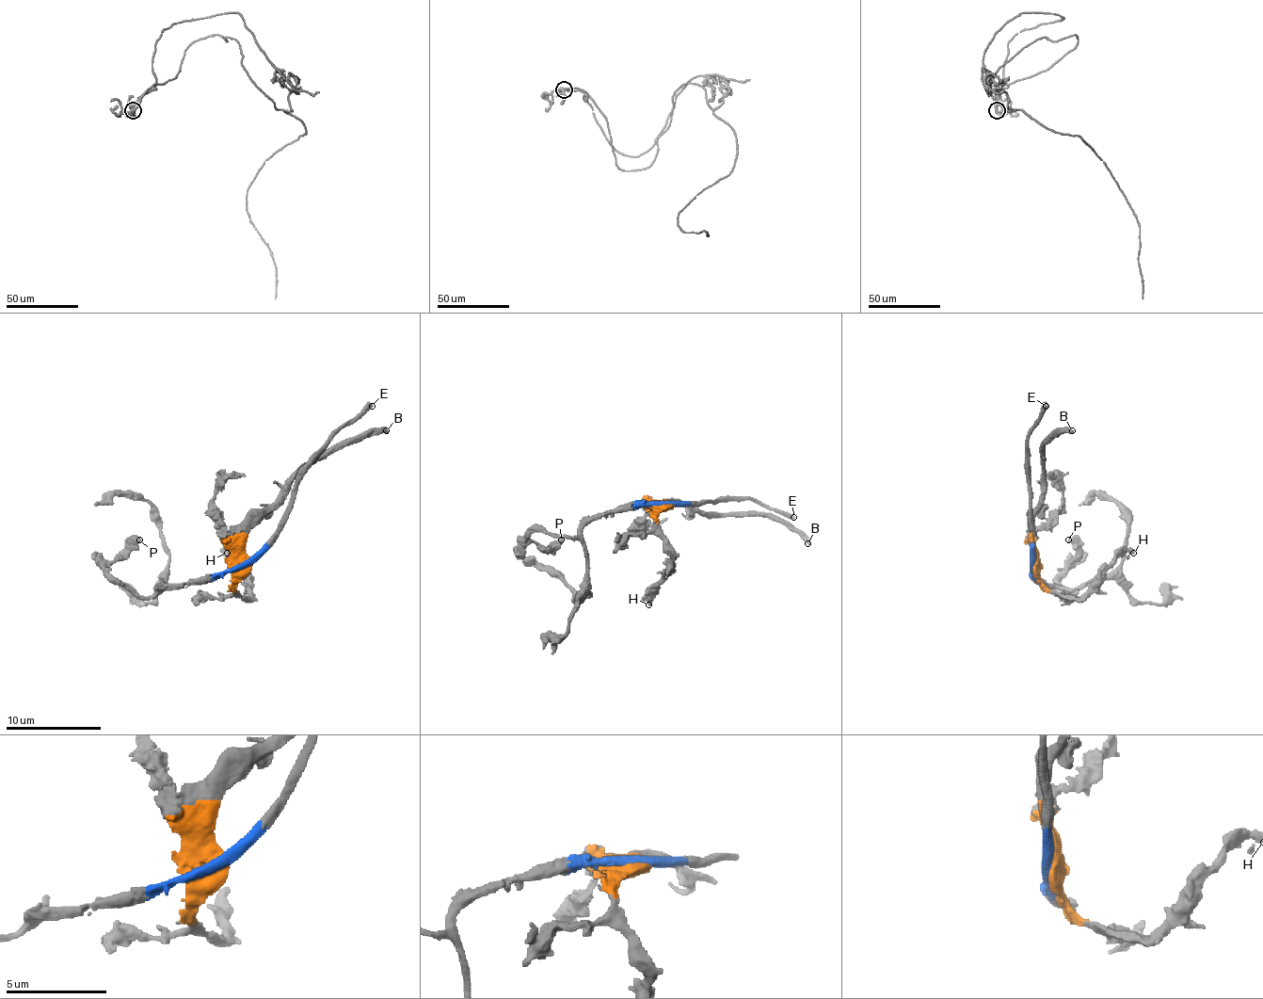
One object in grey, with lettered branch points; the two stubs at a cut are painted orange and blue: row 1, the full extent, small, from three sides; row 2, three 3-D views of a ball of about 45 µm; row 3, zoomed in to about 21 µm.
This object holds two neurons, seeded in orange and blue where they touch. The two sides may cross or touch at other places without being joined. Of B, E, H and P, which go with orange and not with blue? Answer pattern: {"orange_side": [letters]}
{"orange_side": ["B", "H"]}

